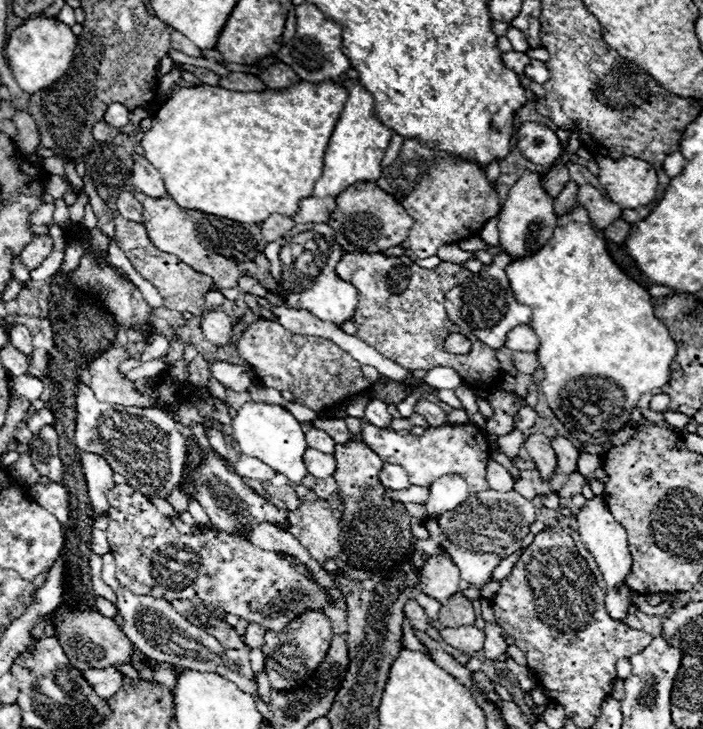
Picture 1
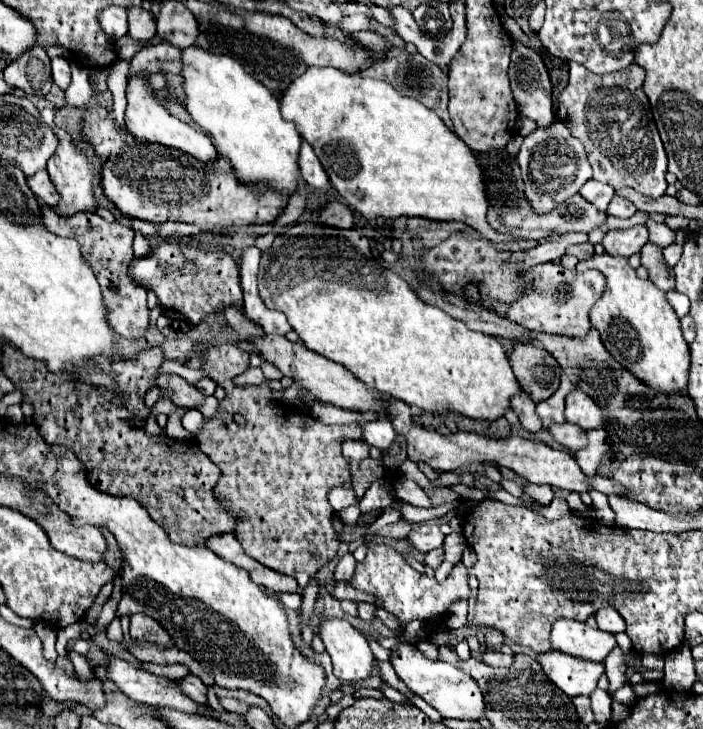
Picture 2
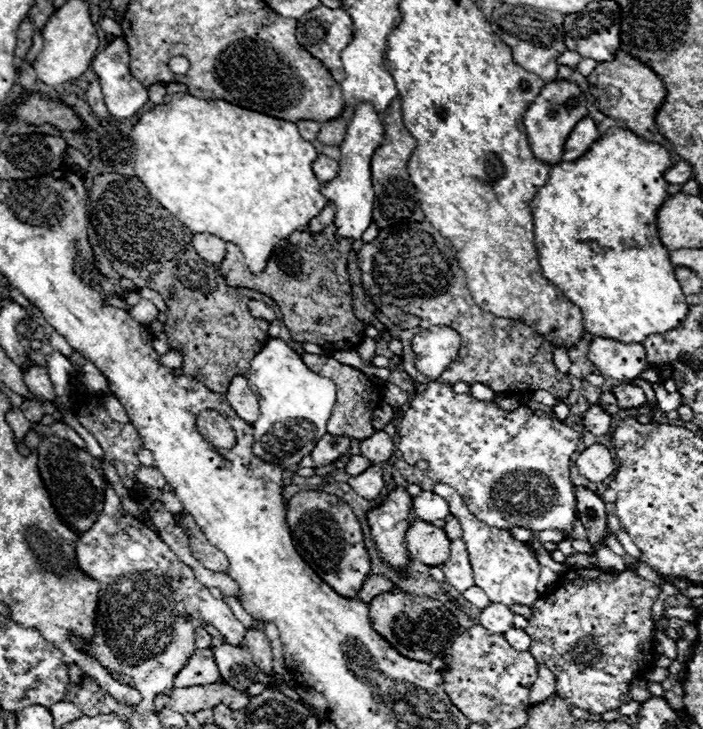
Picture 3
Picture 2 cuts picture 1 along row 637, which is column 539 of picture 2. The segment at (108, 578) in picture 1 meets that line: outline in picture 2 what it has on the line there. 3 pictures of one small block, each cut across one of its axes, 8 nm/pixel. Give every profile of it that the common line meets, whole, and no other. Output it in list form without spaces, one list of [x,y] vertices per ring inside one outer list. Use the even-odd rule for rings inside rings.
[[[554,120],[554,124],[550,124],[548,128],[536,128],[528,136],[524,136],[518,152],[518,164],[526,186],[524,192],[538,214],[554,210],[568,196],[578,194],[582,184],[592,178],[592,168],[588,164],[584,146],[568,132],[568,128],[560,120]]]

